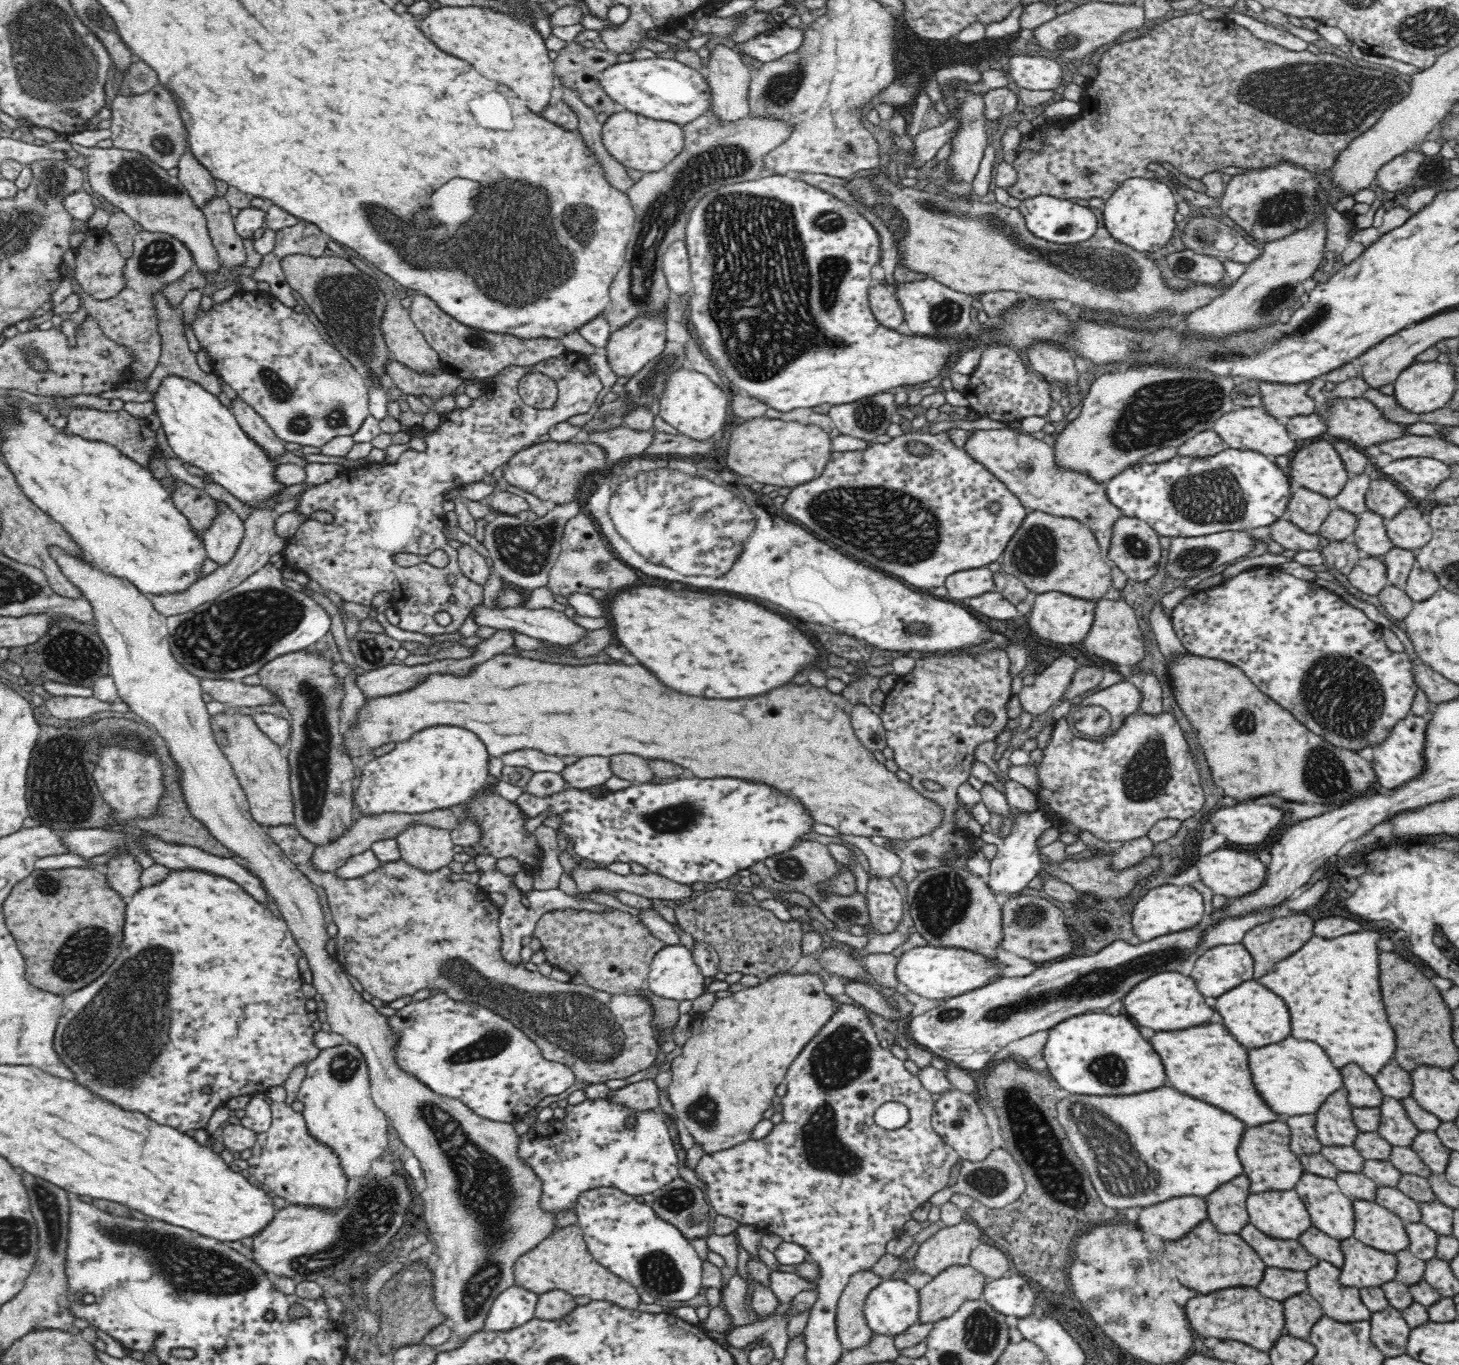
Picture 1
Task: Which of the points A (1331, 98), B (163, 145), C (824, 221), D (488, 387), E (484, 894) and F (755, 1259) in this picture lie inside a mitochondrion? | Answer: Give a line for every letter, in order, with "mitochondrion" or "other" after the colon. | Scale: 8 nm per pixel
A: mitochondrion
B: mitochondrion
C: mitochondrion
D: other
E: other
F: other

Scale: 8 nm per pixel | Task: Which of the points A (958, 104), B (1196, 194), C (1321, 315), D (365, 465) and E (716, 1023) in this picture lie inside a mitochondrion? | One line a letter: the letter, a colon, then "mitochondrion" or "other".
A: mitochondrion
B: other
C: mitochondrion
D: other
E: other

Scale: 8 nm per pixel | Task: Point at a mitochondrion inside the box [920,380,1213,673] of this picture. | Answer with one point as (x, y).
(1034, 555)

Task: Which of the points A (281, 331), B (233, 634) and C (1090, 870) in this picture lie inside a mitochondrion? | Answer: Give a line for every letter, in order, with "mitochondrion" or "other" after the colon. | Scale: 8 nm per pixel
A: other
B: mitochondrion
C: other

